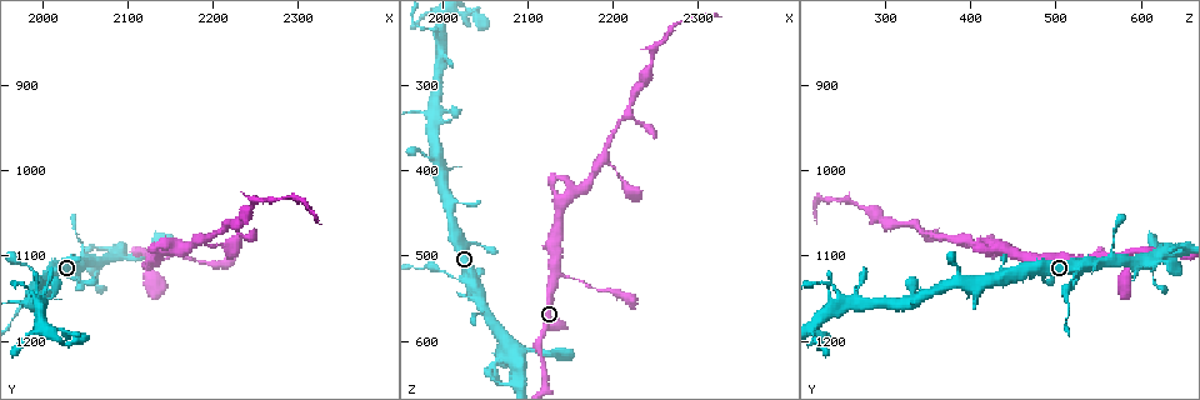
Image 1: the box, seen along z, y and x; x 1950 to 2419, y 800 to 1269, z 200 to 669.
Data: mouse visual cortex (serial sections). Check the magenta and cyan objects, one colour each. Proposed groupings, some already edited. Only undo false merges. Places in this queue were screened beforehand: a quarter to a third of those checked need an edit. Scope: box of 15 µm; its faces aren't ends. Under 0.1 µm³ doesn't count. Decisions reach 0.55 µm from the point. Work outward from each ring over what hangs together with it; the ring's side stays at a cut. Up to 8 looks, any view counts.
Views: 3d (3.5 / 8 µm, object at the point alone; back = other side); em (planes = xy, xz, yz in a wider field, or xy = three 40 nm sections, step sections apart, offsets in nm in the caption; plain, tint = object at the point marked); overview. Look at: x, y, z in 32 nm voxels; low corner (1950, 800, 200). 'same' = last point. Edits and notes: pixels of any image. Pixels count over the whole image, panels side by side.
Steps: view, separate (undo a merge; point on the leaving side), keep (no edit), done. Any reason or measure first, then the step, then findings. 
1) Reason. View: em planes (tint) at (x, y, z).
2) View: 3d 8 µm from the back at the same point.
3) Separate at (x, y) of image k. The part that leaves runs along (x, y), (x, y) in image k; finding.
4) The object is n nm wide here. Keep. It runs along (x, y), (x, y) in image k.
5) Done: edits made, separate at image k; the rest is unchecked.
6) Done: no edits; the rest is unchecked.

Thick turns thin. View: 3d 3.5 µm from the back at (2000, 1130, 520).

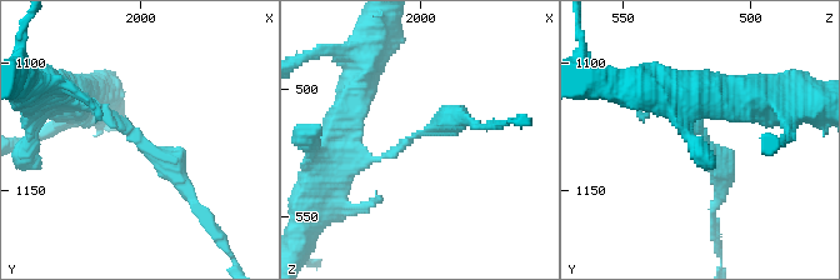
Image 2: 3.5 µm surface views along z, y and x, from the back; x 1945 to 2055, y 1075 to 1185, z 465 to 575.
The arms are 200, 300 nm wide; need the tissue. View: em xy step 1 (tint) at (2001, 1129, 518).

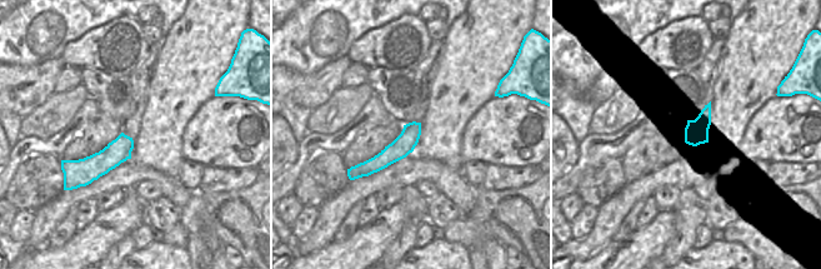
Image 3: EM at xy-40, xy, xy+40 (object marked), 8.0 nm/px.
The object is 170 nm wide here. Separate at (146, 150) of image 2. The part that leaves runs along (116, 119), (170, 164), (193, 203) in image 2; a second cell is stuck on.

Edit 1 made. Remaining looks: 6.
Redraw. View: overview.

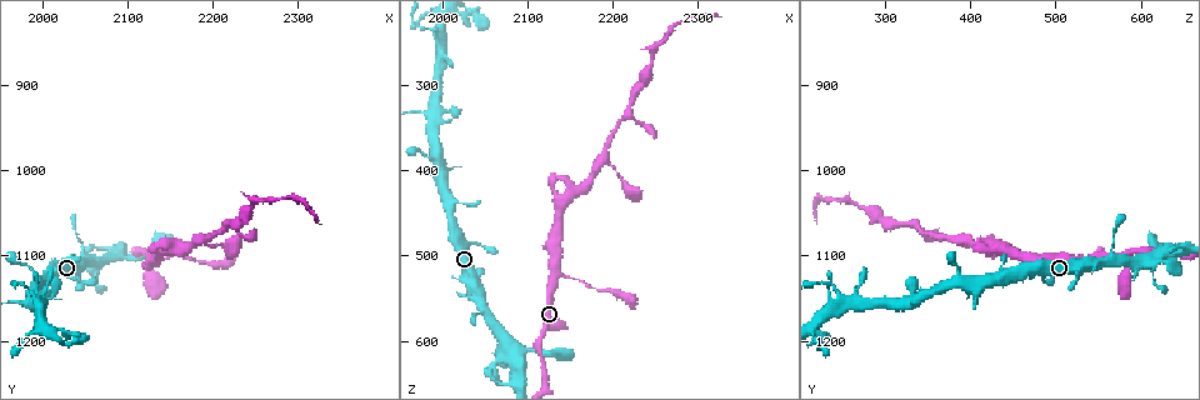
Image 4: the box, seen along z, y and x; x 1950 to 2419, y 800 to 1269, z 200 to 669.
Sharp bend. View: 3d 3.5 µm from the back at (1980, 1135, 235).

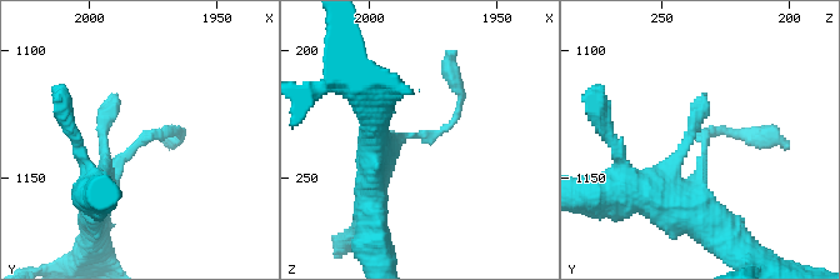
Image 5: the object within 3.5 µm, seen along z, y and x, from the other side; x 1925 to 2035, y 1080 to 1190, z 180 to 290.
The arms are 100, 300 nm wide; shape alone is not enough. View: em xy step 3 (tint) at (1981, 1137, 235).

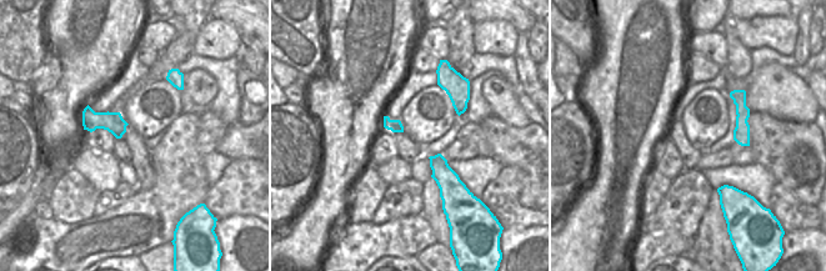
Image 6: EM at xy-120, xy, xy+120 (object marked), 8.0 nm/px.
Cut it another way. View: em xy step 5 (tint) at the same point.

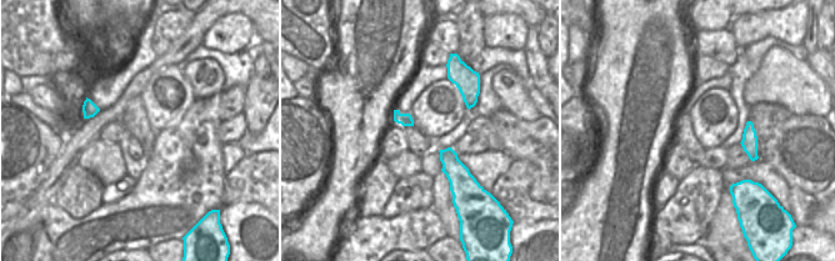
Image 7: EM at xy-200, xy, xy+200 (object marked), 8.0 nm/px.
The object is 100 nm wide here. Keep. It runs along (91, 205), (149, 133), (176, 140) in image 5; one cell here.

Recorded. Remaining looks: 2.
View: 3d 3.5 µm at (2240, 1045, 280).

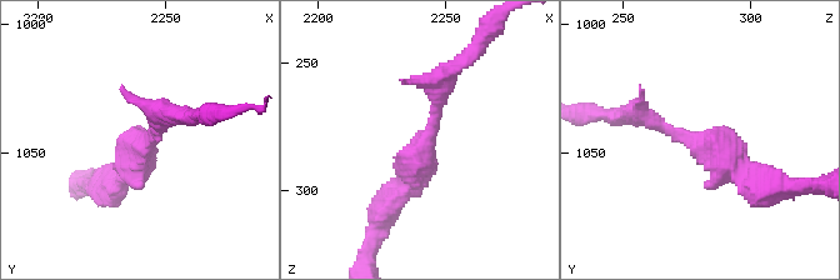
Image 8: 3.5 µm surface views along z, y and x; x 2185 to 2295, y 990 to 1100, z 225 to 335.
The arms are 200, 250 nm wide; now the EM. View: em xy step 1 (tint) at (2244, 1046, 279).

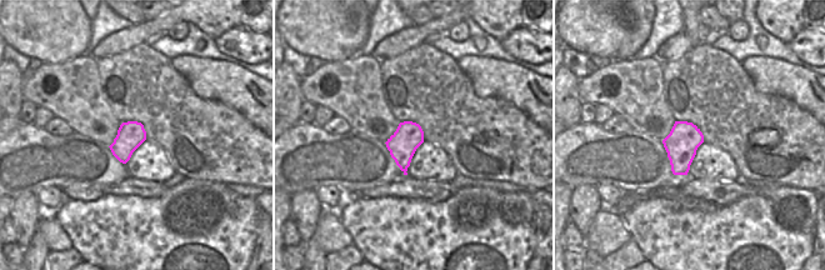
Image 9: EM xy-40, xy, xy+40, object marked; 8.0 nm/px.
Keep. It runs along (759, 179), (718, 148), (630, 114) in image 8; all the same cell.

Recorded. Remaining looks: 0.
Done: edits made, separate at image 2; the rest is unchecked.

